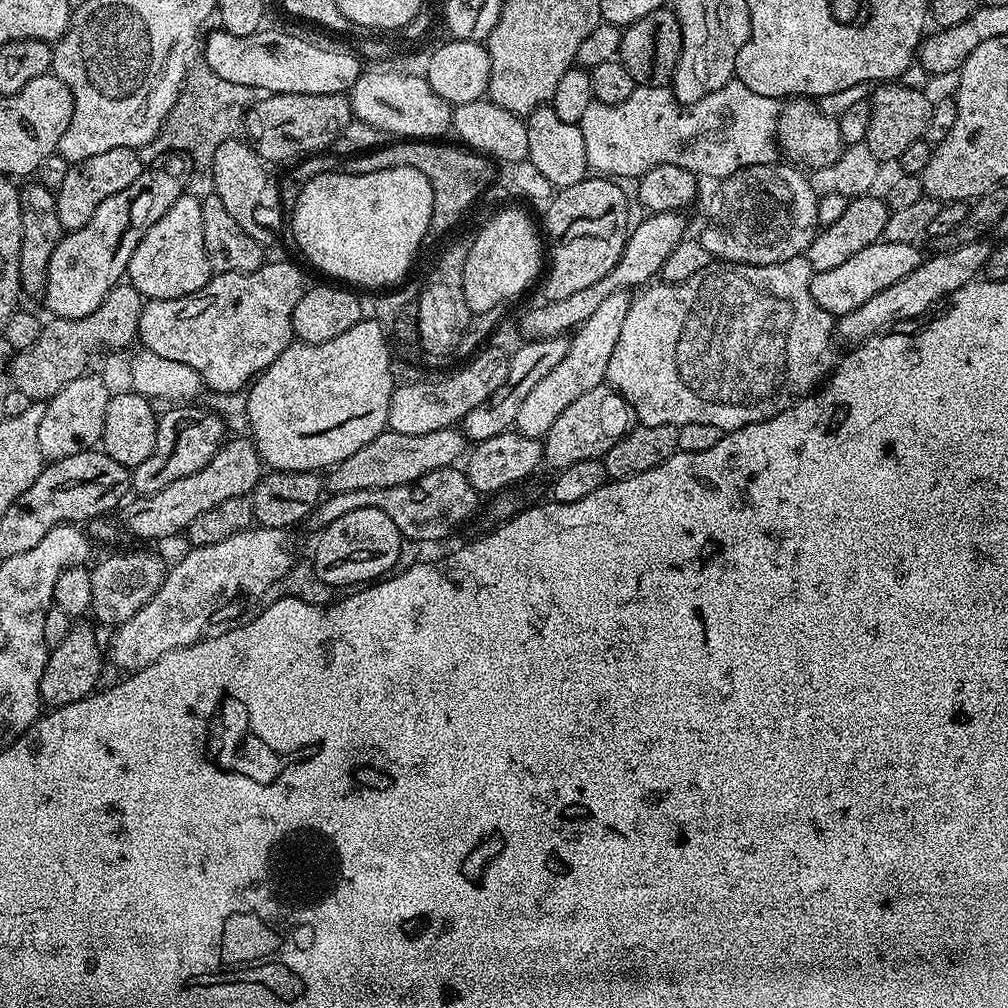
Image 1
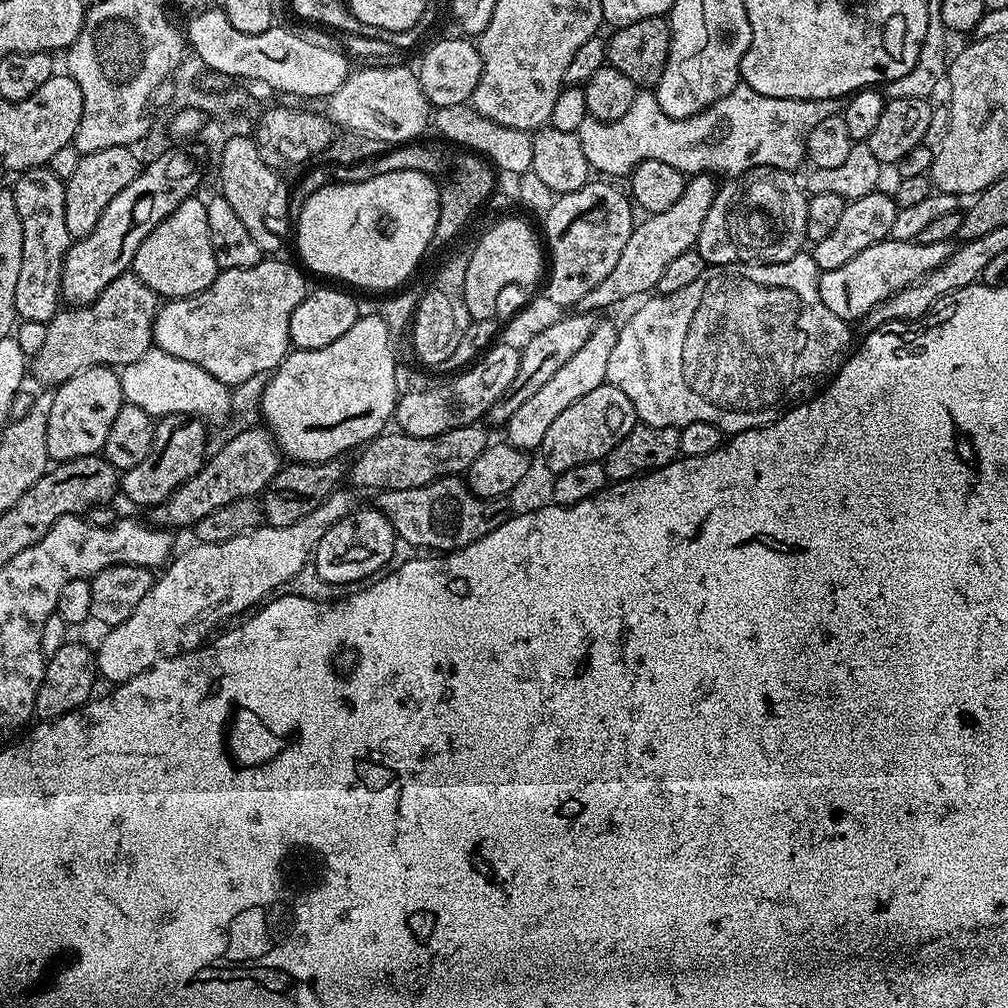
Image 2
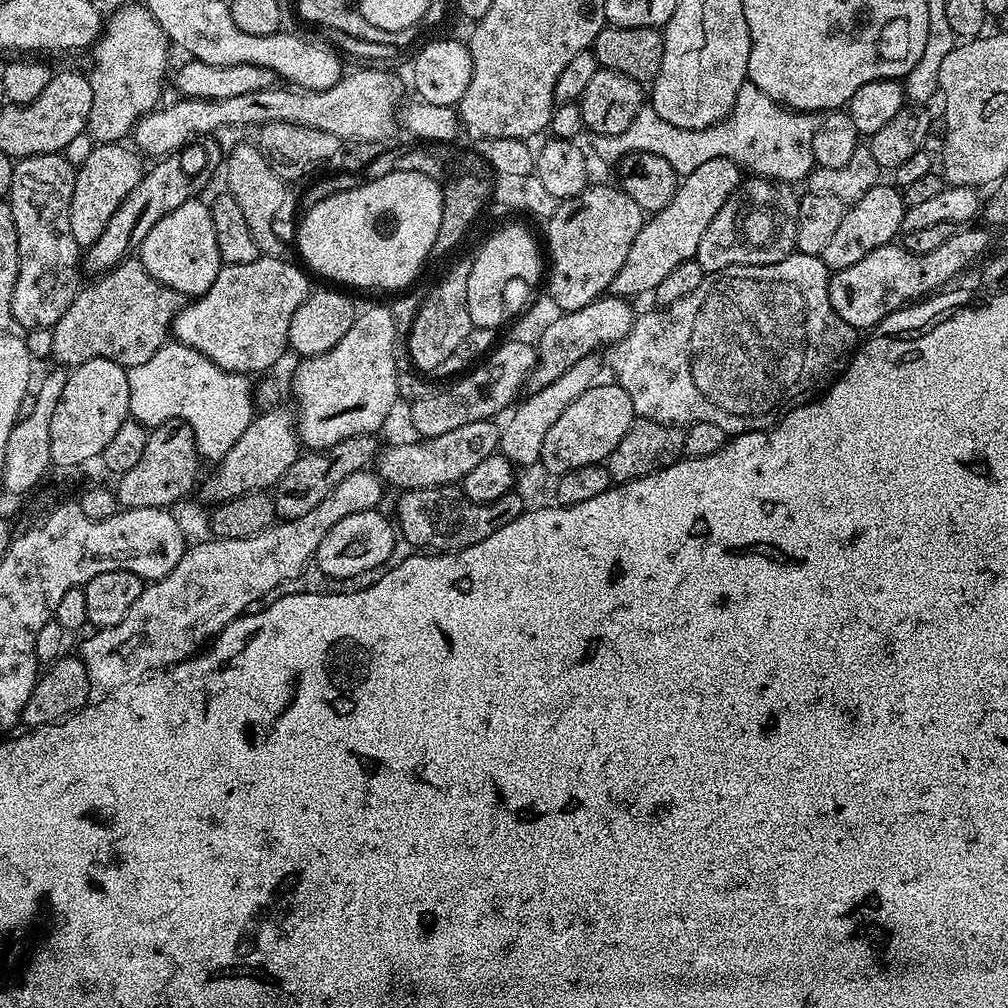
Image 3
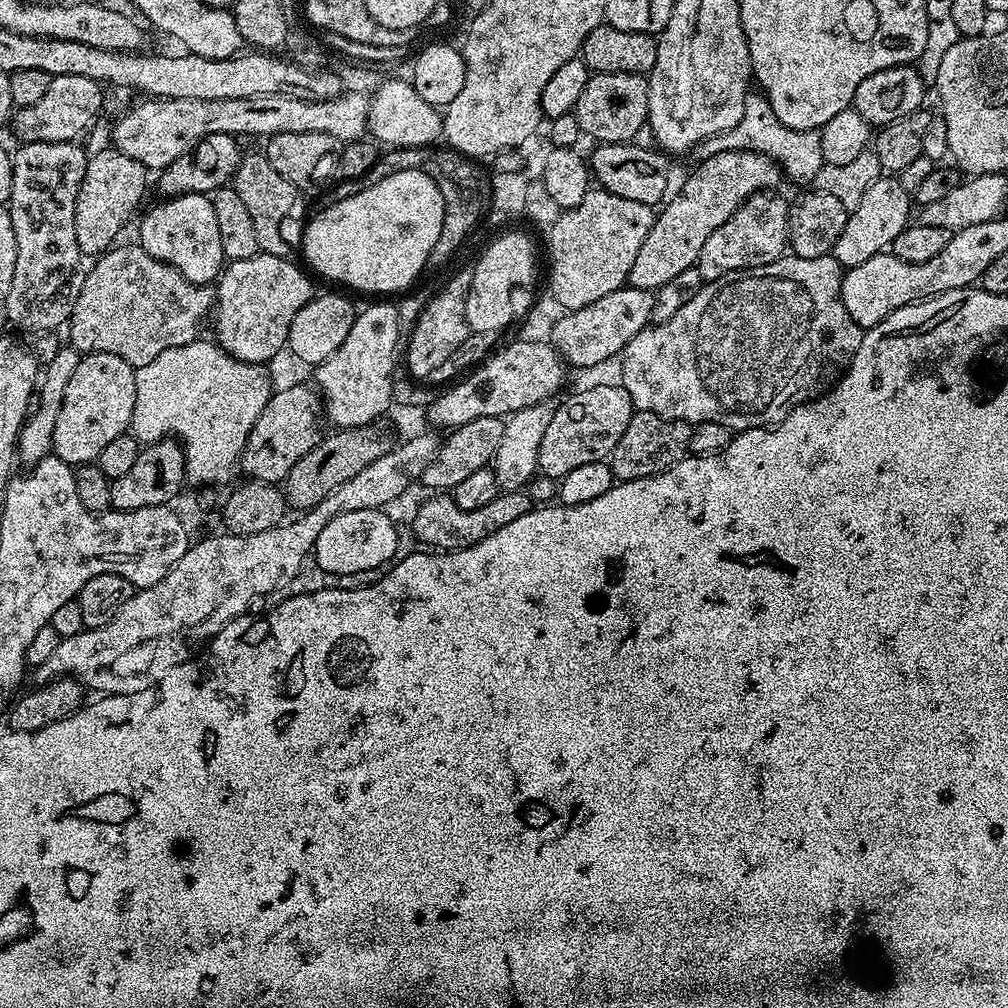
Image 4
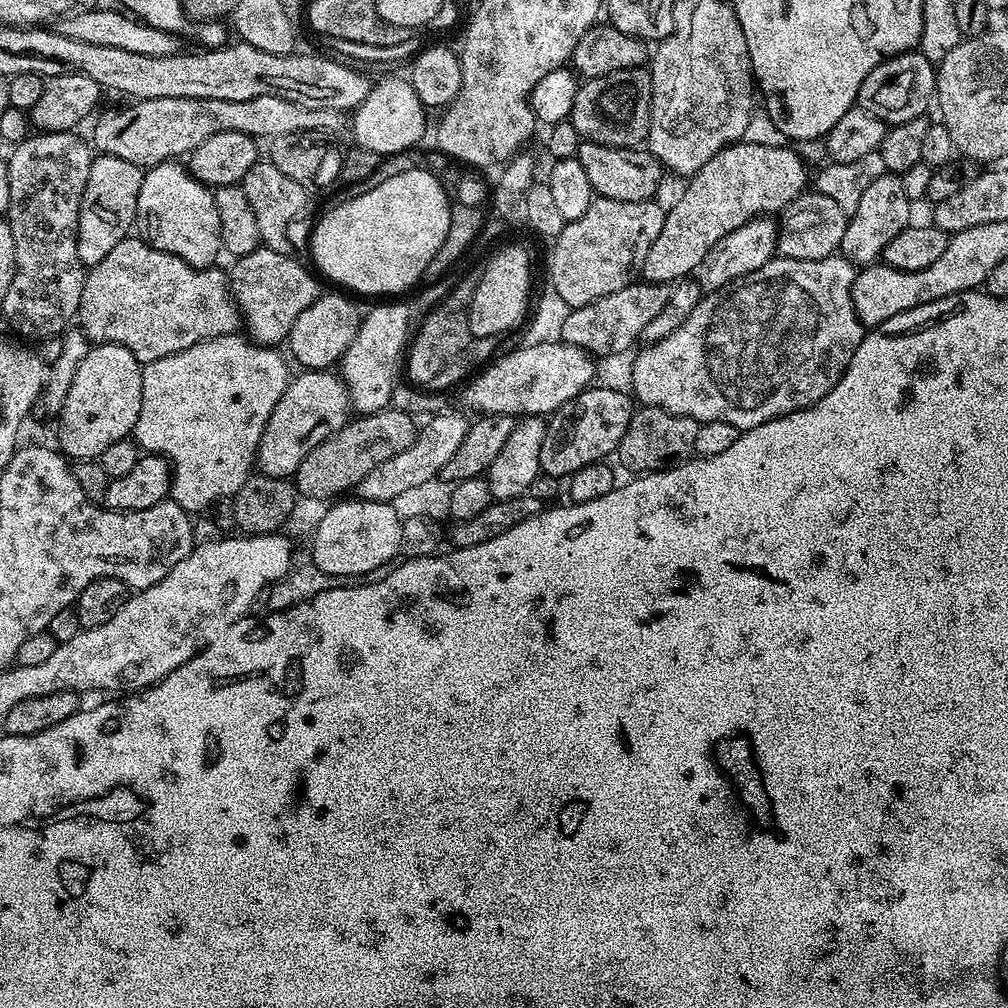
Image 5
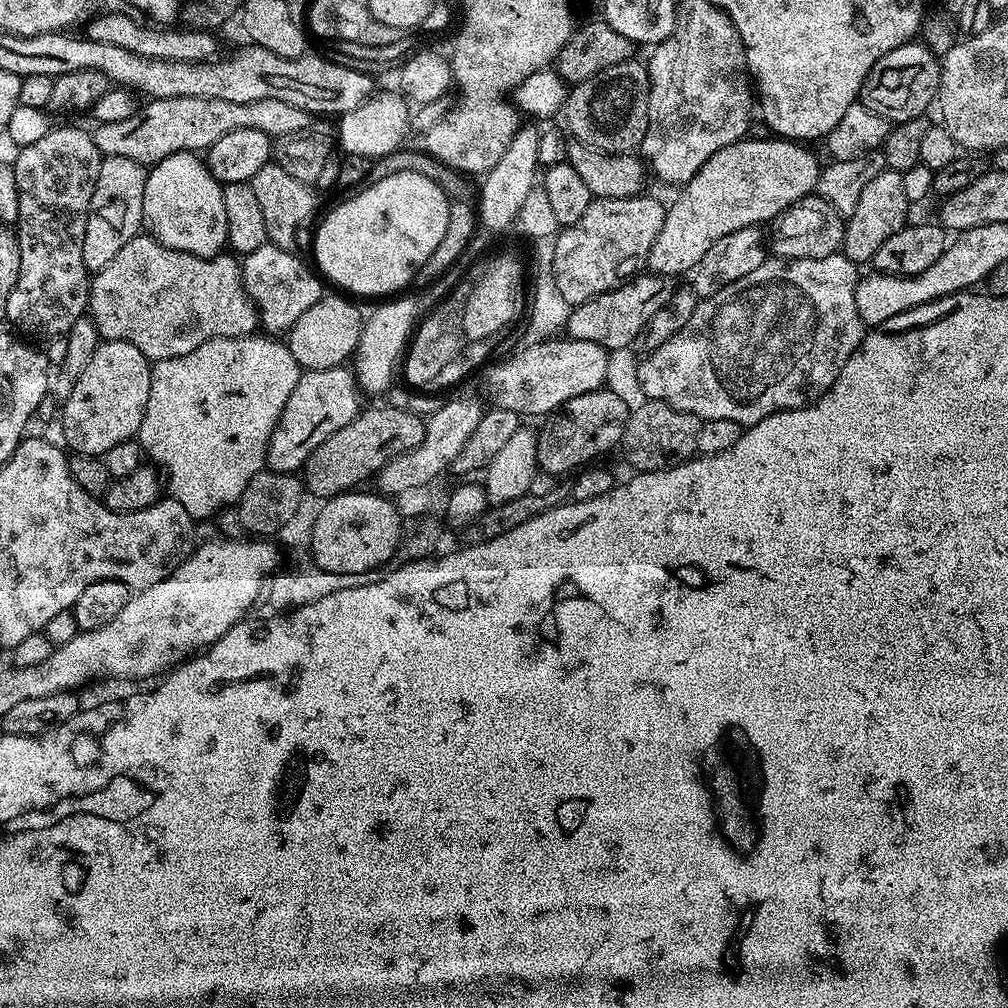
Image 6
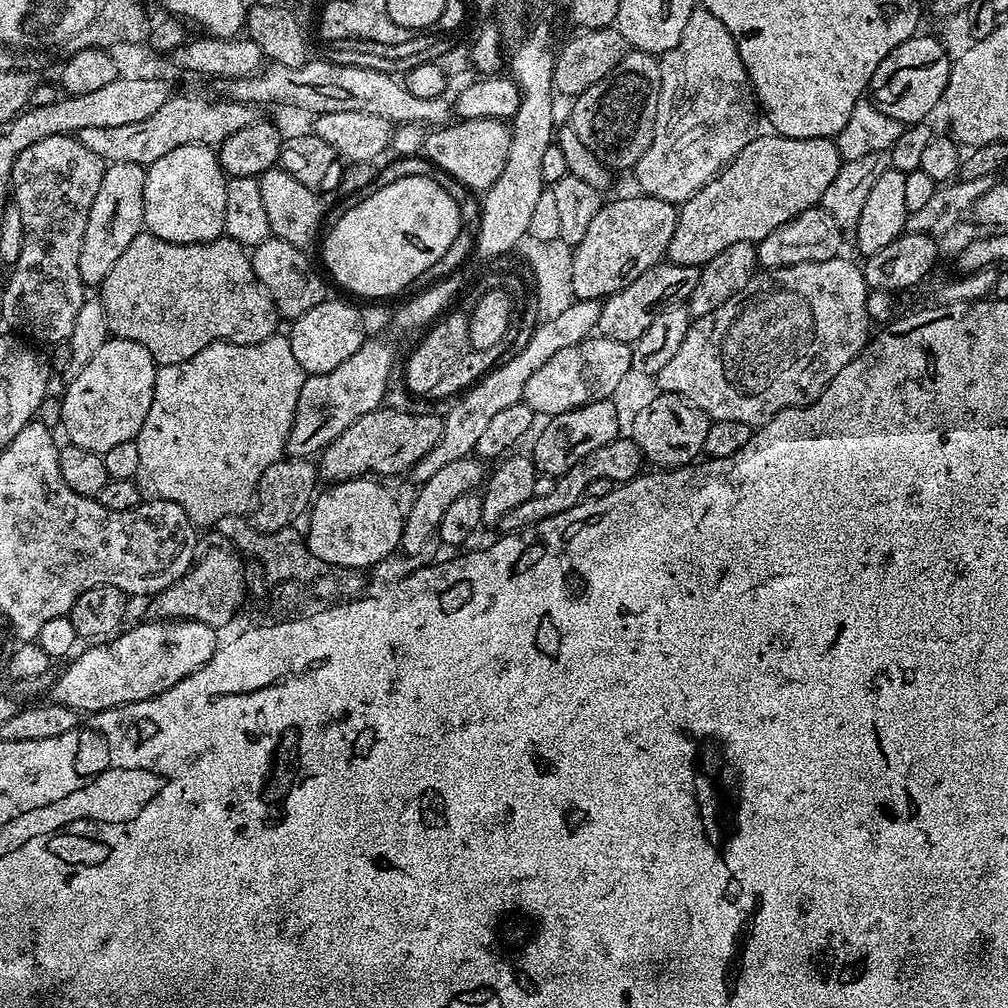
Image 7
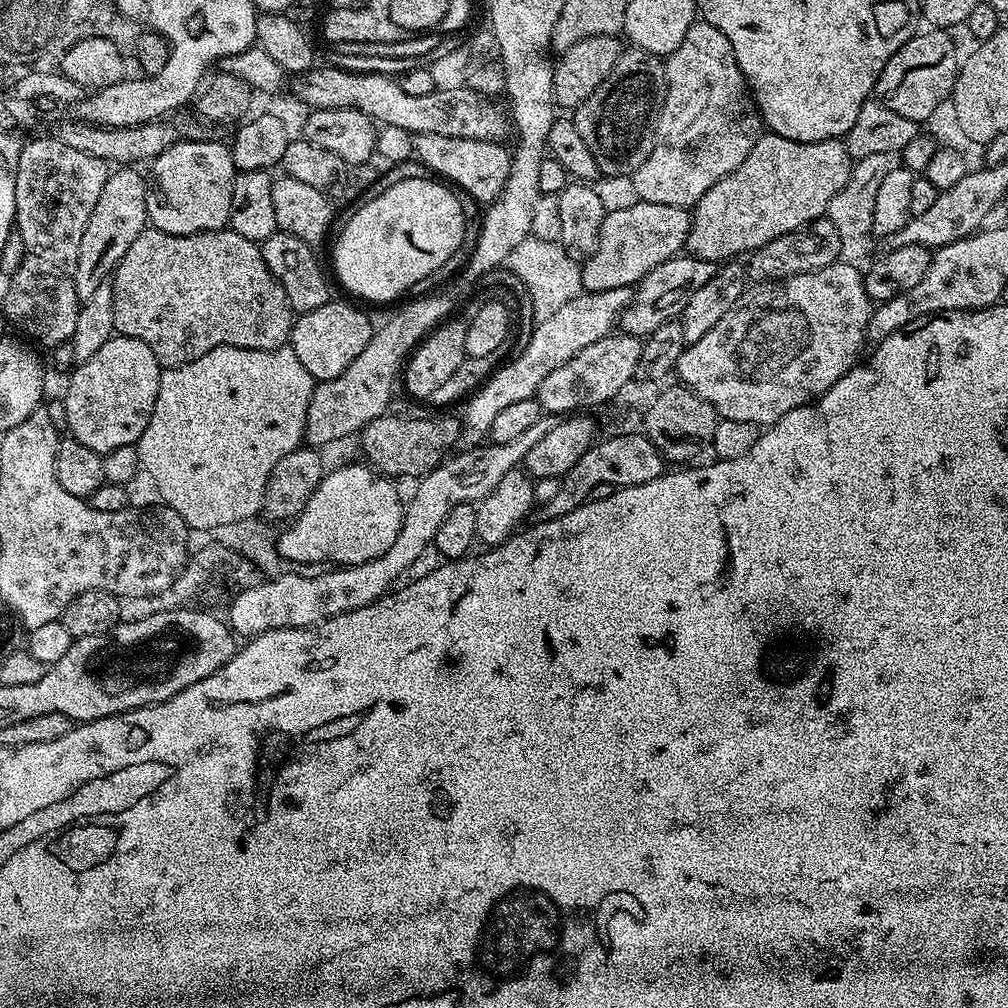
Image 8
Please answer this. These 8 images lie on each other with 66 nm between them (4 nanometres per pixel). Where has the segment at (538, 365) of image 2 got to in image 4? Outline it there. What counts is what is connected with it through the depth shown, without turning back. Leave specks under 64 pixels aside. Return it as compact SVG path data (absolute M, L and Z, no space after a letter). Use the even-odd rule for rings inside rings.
M625 286L606 294L606 298L598 298L598 302L590 302L590 306L582 306L565 311L563 318L554 326L551 343L569 365L576 368L596 368L607 362L611 356L619 357L624 347L644 328L648 327L654 310L655 295L647 288Z

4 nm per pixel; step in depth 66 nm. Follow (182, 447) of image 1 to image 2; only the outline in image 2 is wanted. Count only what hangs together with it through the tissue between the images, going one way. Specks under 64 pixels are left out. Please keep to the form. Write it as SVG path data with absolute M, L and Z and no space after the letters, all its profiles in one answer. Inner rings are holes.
M173 416L159 417L154 434L154 446L150 446L150 454L146 454L143 462L138 462L134 470L123 473L118 480L118 488L132 504L141 504L145 510L151 510L160 504L178 486L185 484L198 470L204 467L206 457L209 455L208 432L205 421L199 416Z

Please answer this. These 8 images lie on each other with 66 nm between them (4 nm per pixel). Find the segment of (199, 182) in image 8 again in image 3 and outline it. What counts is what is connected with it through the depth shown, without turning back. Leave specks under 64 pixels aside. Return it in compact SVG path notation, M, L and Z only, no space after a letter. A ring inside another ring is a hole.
M193 198L170 210L142 238L138 246L140 265L148 271L150 278L170 286L184 298L195 298L214 286L221 270L218 254L218 238L214 238L212 210L200 198Z

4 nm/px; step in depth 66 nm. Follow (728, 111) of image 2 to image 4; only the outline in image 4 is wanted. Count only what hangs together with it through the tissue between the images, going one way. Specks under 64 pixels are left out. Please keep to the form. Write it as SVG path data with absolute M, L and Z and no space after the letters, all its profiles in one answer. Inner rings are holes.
M750 92L746 98L742 122L721 136L711 136L697 145L696 154L699 159L713 157L714 154L724 152L752 152L762 153L779 164L783 175L806 186L813 183L818 170L824 165L822 158L822 142L819 129L810 131L796 131L778 120L770 106L767 97L758 92Z

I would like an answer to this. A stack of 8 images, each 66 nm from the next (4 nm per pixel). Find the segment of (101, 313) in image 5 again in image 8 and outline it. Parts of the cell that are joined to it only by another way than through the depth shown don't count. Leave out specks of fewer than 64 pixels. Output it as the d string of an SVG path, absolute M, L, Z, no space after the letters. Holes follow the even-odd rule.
M146 226L138 234L138 238L134 238L134 242L130 242L130 250L126 250L126 254L118 262L116 271L110 277L110 283L114 294L115 331L121 336L138 338L142 342L146 342L146 346L150 346L150 350L154 350L154 358L158 358L158 362L164 368L173 368L174 366L182 366L186 362L194 362L194 358L202 358L202 354L206 354L218 346L261 348L262 350L282 348L289 343L292 335L294 313L288 305L288 295L277 280L276 275L266 266L260 244L250 238L242 238L242 234L232 231L227 226L216 228L212 232L199 232L198 234L186 234L185 236L182 234L166 234L162 230Z

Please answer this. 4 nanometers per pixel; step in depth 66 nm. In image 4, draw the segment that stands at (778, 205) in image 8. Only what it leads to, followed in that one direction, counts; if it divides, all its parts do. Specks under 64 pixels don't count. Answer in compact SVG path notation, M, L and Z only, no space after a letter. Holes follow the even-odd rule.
M718 153L697 164L696 173L681 186L680 193L659 209L650 234L646 234L646 242L642 242L642 250L638 250L638 258L634 258L634 266L630 266L631 287L655 290L682 274L682 270L693 267L699 261L702 246L706 246L706 238L730 219L738 206L745 204L753 192L779 189L782 181L779 164L762 153Z

